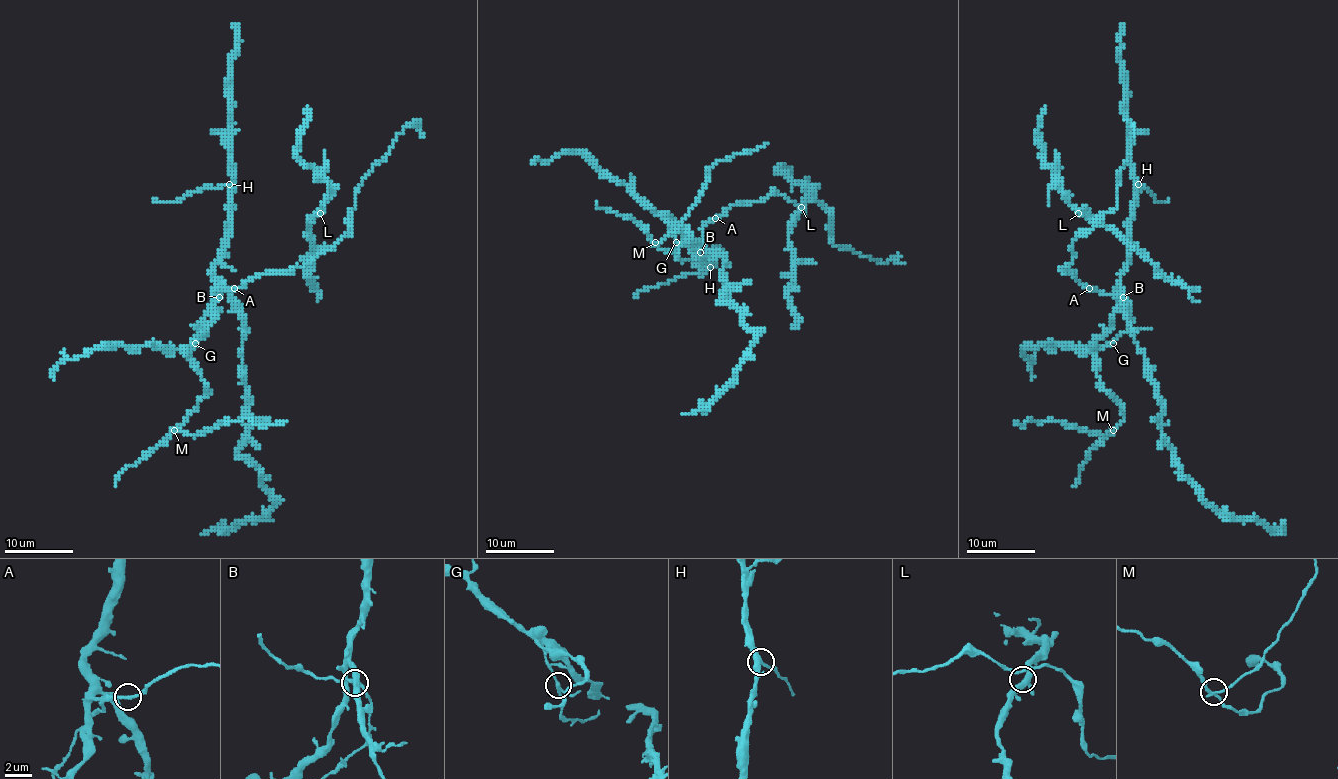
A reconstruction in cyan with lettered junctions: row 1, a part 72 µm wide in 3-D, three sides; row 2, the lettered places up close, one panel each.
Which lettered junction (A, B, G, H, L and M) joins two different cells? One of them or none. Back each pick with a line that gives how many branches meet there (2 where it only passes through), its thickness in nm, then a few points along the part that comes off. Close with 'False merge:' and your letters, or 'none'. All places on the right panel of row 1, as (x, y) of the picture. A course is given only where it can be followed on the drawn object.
M: 3 | 220 nm | (1113, 430), (1099, 436), (1058, 420), (1032, 422), (1030, 418), (1024, 425), (1013, 422)
False merge: M

